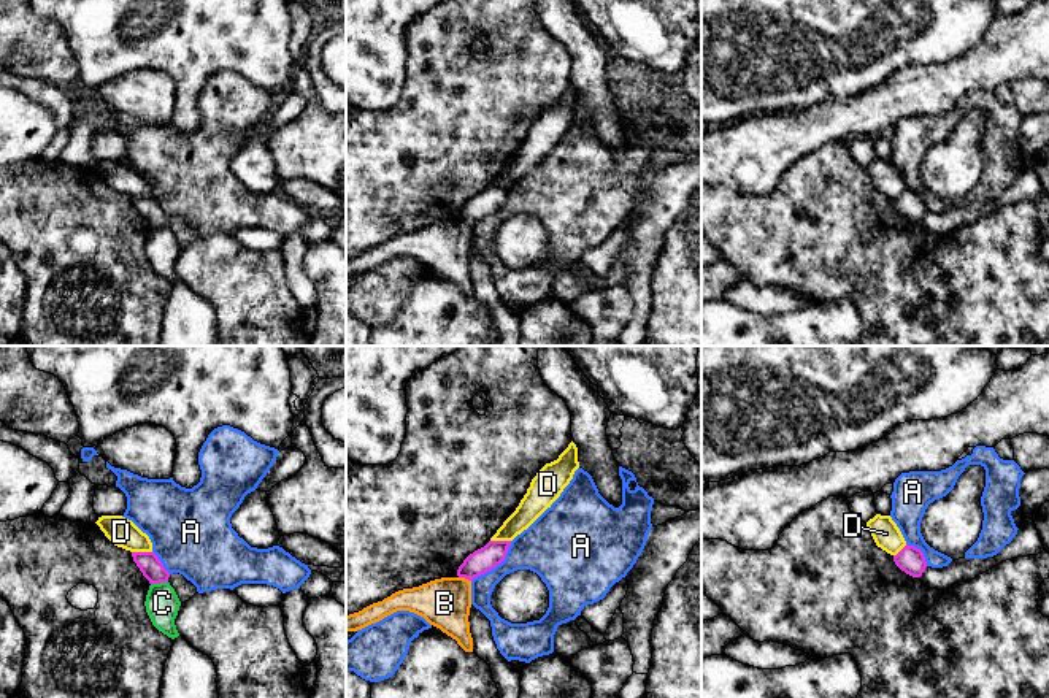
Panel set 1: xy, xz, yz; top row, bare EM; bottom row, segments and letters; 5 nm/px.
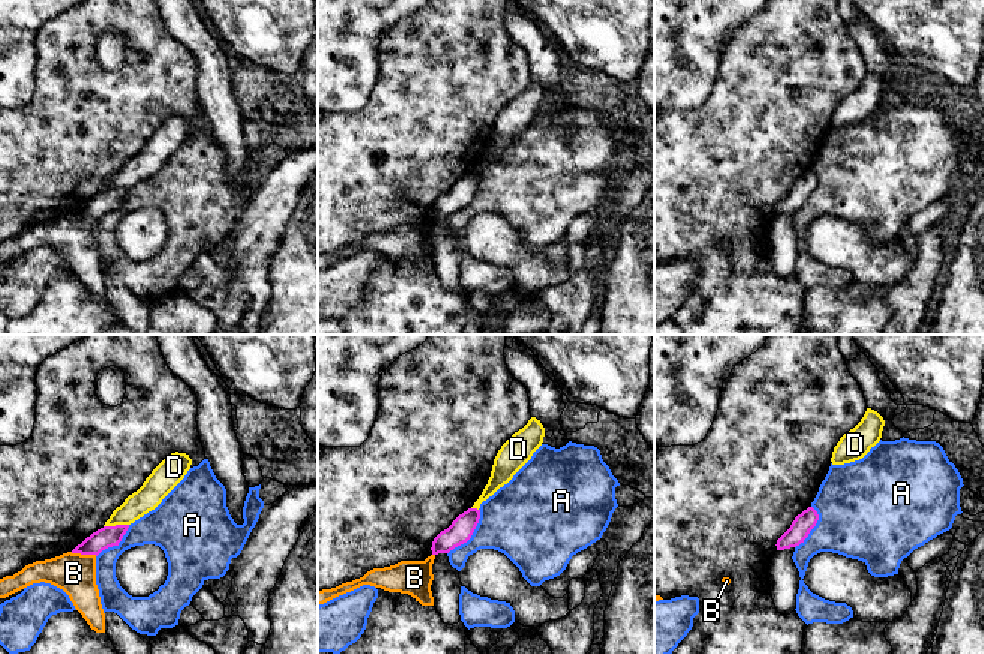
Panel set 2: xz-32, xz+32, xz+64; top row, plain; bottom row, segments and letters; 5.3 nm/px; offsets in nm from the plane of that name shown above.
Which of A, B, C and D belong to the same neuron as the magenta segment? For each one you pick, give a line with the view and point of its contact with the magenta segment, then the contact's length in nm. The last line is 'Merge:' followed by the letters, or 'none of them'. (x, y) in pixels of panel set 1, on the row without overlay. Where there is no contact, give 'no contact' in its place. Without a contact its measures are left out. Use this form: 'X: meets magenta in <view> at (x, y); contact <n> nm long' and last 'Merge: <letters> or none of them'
B: meets magenta in xz at (465, 222); contact 70 nm long
C: meets magenta in xy at (159, 227); contact 90 nm long
Merge: B, C

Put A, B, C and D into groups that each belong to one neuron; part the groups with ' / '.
A / B C / D

